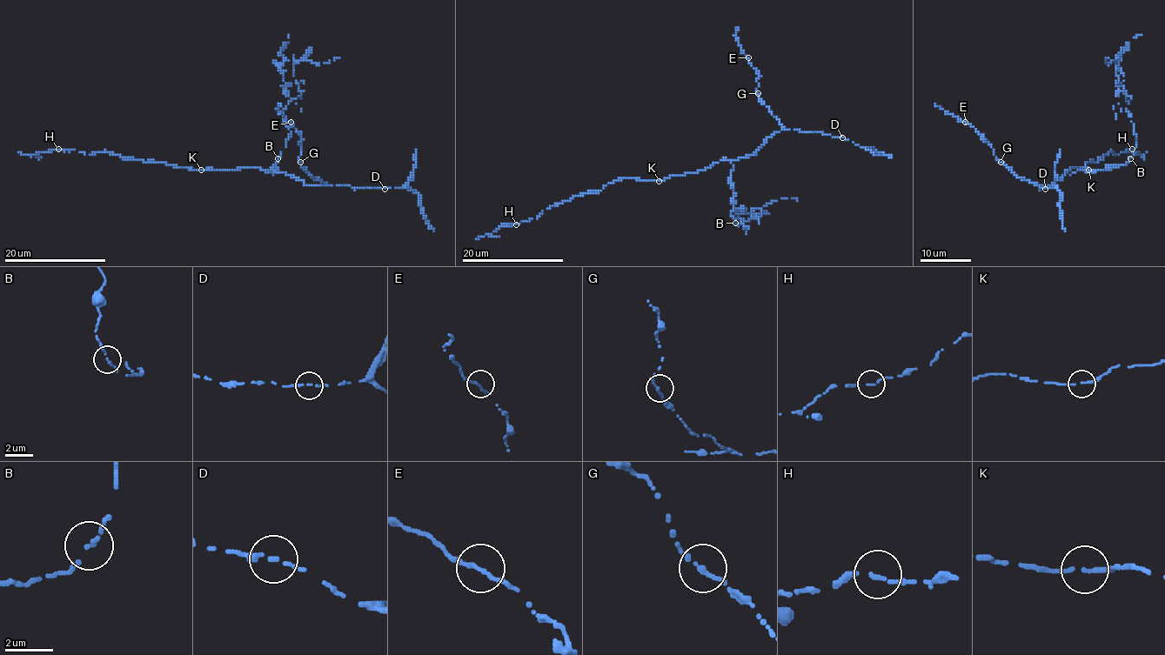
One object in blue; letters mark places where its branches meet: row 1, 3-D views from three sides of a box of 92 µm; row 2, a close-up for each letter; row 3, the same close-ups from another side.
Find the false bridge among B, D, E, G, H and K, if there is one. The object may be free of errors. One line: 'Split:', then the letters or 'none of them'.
Split: B

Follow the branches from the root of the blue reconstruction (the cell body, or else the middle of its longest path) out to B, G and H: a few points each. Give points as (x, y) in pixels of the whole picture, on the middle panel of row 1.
B: (715, 163), (730, 161), (733, 164), (732, 187), (735, 195), (732, 216), (735, 223)
G: (715, 163), (754, 154), (768, 137), (782, 129), (758, 93)
H: (715, 163), (660, 181), (623, 177), (516, 224)

